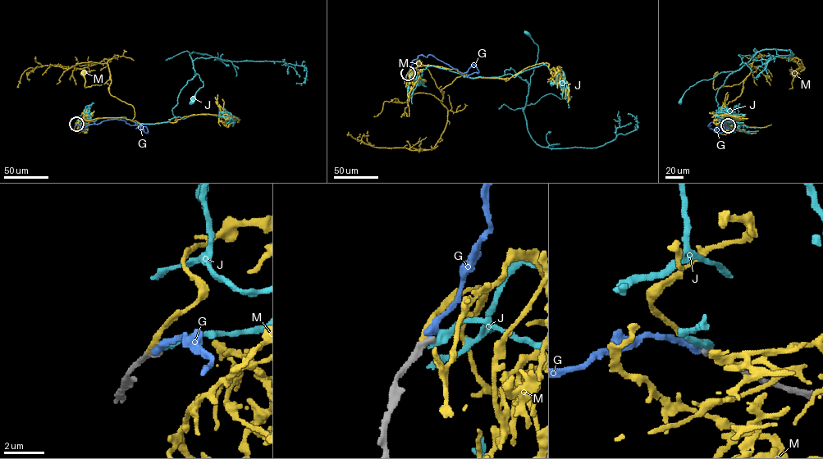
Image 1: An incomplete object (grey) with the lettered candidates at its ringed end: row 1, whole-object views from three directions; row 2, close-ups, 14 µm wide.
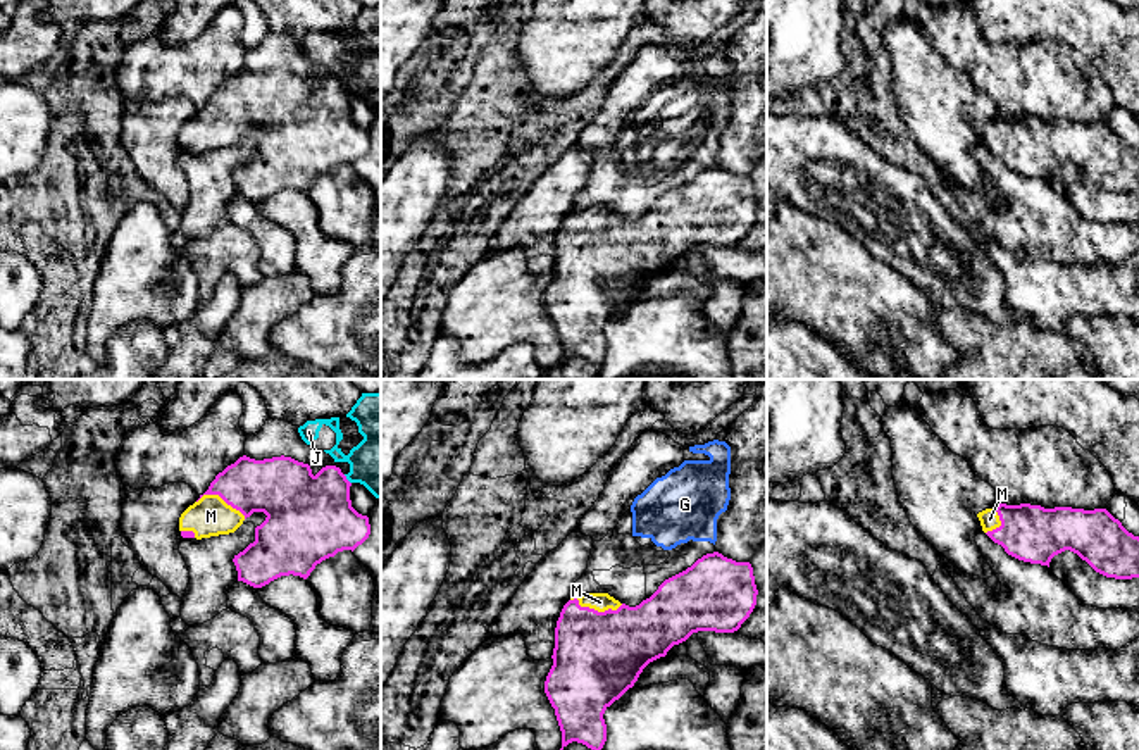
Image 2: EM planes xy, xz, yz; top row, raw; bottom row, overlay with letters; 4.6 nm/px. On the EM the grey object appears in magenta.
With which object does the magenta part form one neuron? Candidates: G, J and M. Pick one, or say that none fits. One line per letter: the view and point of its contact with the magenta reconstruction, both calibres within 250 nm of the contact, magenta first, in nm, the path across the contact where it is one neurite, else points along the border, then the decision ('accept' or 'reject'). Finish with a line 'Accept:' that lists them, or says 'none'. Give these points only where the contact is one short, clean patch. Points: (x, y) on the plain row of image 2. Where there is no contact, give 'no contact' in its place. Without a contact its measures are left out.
G: no contact; reject
J: meets magenta in xy at (347, 93); 400 nm thick on the magenta side, 260 nm on the other; border along xy (343, 88), (350, 97); reject
M: meets magenta in xz at (597, 224); 420 nm thick on the magenta side, 90 nm on the other; accept
Accept: M

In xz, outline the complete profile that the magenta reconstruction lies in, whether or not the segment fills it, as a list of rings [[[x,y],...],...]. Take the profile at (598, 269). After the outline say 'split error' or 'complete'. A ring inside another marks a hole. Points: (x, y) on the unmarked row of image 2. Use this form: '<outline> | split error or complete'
[[[719,166],[706,167],[698,172],[686,184],[665,193],[658,203],[636,221],[620,217],[608,207],[586,207],[570,210],[563,219],[555,241],[553,279],[545,295],[545,307],[555,322],[555,329],[562,345],[562,362],[555,369],[545,371],[558,372],[562,364],[572,357],[582,357],[600,367],[607,355],[605,324],[619,314],[629,302],[634,300],[643,283],[665,271],[667,266],[693,247],[715,245],[734,247],[750,231],[756,219],[756,198],[753,181],[750,176],[736,176]]] | split error

